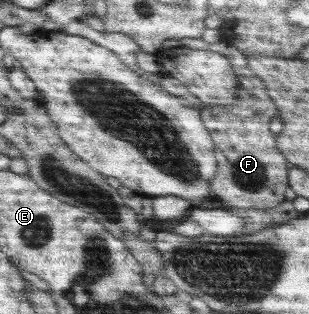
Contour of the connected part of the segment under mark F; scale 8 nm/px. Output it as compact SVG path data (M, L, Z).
M183 37L179 46L197 51L213 51L229 60L238 77L237 103L231 105L205 105L201 109L203 125L209 129L214 141L217 162L215 177L209 187L217 201L223 205L242 208L272 208L285 200L284 191L288 186L289 163L276 146L273 132L269 130L271 121L278 117L274 101L267 95L264 83L247 67L246 57L233 44L225 41L207 43L201 38Z

